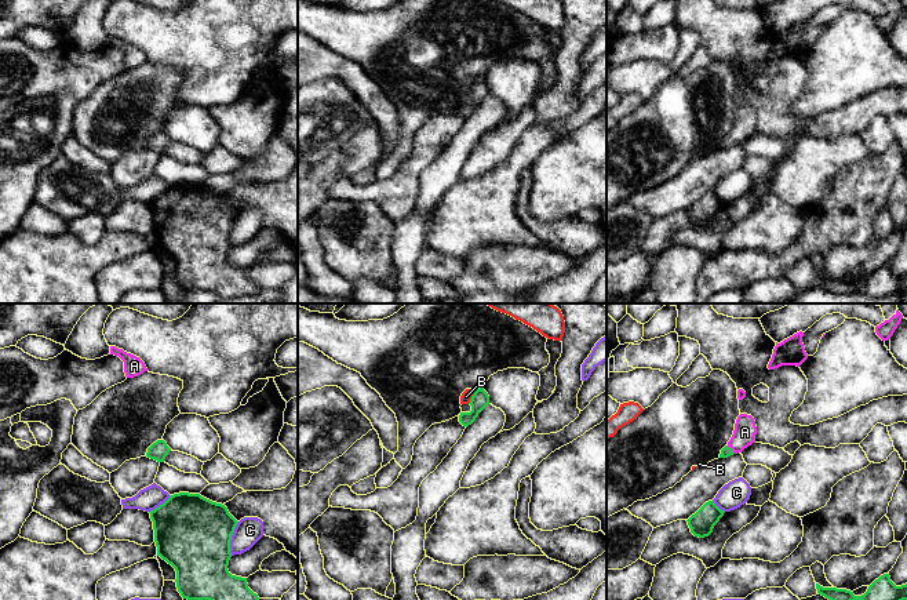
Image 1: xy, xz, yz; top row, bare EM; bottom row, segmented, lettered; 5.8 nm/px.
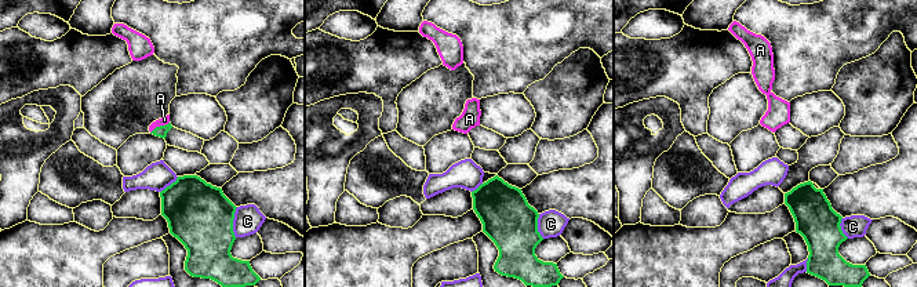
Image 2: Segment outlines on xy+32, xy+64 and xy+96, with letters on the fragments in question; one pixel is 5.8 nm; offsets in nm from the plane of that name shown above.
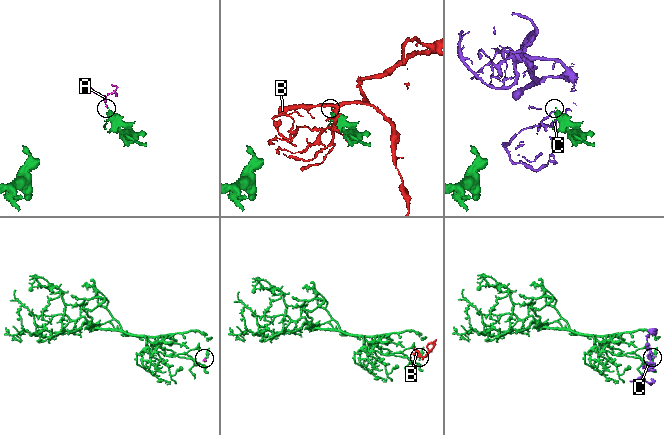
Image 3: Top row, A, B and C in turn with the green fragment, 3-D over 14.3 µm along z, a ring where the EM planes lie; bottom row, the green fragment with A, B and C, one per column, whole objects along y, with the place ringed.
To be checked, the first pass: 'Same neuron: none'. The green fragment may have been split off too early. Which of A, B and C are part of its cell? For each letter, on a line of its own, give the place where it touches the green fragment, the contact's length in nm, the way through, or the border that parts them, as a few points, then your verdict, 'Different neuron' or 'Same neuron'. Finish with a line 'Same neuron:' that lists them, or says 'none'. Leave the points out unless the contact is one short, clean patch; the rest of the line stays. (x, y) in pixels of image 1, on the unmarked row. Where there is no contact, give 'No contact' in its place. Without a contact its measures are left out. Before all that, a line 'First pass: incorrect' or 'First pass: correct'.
First pass: incorrect
A: Touches green at yz (731, 140). Shared border 70 nm. Path across: yz (727, 142), (731, 140), (745, 123). Same neuron
B: Touches green at xz (472, 88). Shared border 90 nm. Different neuron
C: Touches green at xy (230, 229). Shared border 200 nm. Different neuron
Same neuron: A

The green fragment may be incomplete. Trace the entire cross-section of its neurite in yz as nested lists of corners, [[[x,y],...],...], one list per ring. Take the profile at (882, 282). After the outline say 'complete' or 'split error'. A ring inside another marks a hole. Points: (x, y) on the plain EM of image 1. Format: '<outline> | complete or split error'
[[[889,265],[875,270],[862,287],[855,287],[853,283],[837,279],[823,279],[816,274],[817,284],[835,294],[863,292],[870,297],[881,298],[886,295],[900,294],[907,291],[907,274],[896,277]]] | complete

